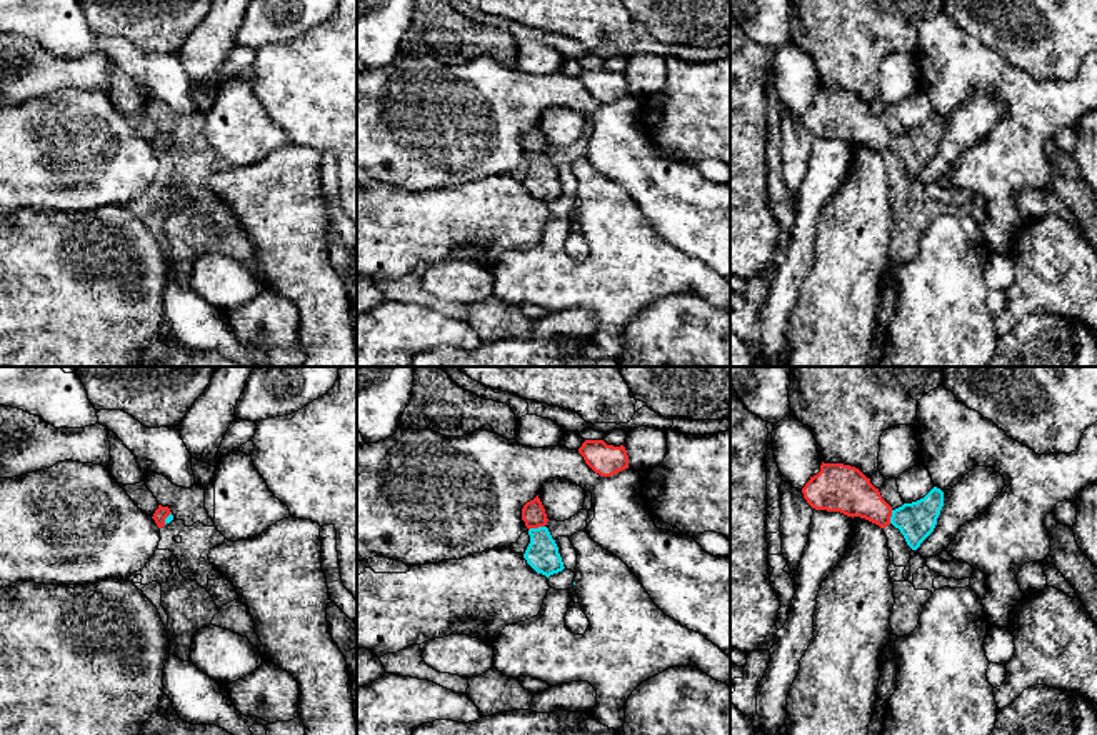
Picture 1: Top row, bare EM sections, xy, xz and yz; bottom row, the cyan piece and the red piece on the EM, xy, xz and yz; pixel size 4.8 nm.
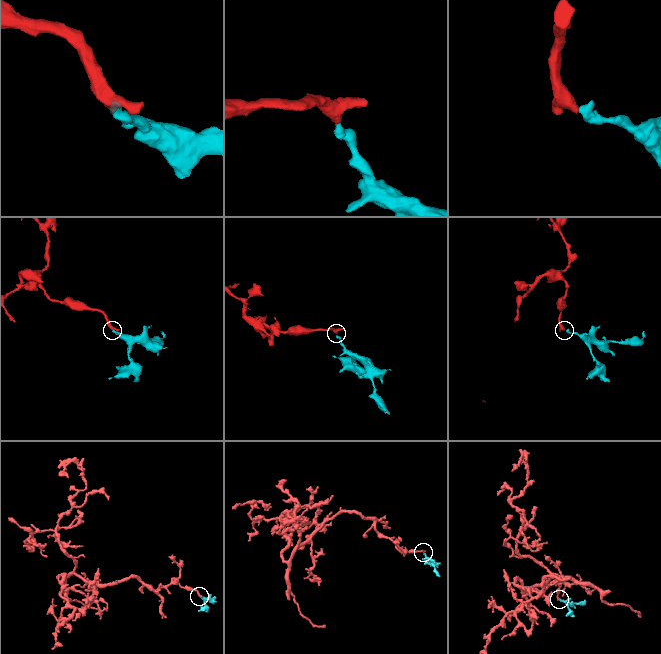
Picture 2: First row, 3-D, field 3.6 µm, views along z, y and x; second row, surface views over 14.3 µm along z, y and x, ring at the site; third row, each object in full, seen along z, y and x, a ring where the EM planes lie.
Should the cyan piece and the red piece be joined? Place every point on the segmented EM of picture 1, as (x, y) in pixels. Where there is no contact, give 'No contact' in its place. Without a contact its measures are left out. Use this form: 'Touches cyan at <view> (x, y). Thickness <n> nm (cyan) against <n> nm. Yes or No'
Touches cyan at xz (535, 529). Thickness 160 nm (cyan) against 120 nm. Yes

